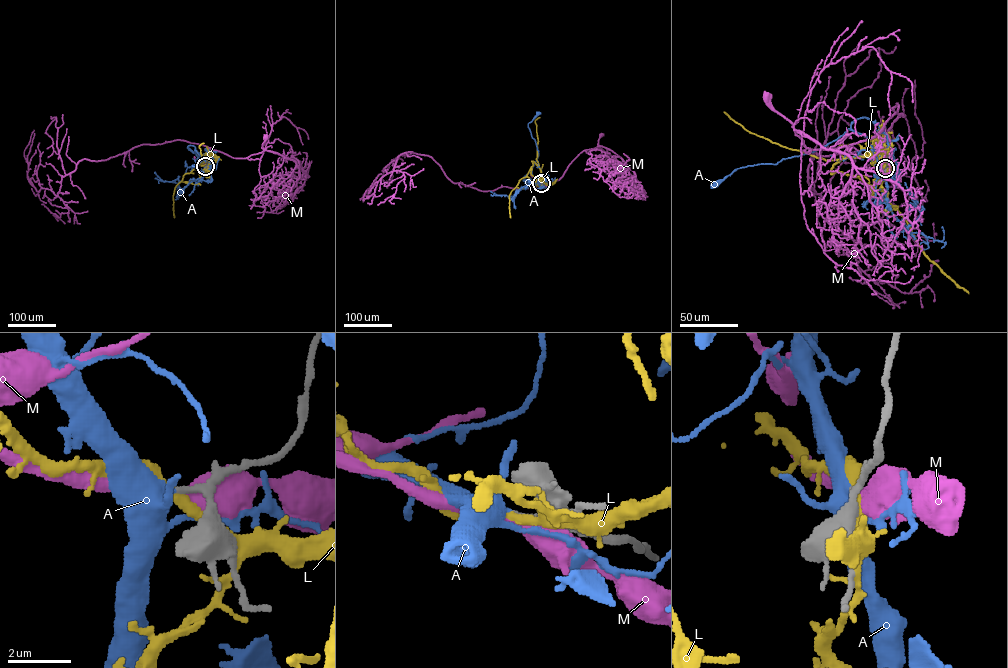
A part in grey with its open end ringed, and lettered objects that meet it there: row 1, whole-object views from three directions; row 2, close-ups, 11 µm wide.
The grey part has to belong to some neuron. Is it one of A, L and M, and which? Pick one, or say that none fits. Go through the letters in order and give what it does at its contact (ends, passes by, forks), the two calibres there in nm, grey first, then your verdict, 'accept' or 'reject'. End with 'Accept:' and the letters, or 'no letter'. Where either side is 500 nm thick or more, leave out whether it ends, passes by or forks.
A: it passes by; 160 nm thick on the grey side, 400 nm on the other; accept
L: it passes by; 200 nm thick on the grey side, 320 nm on the other; reject
M: it passes by; 180 nm thick on the grey side, 400 nm on the other; reject
Accept: A

